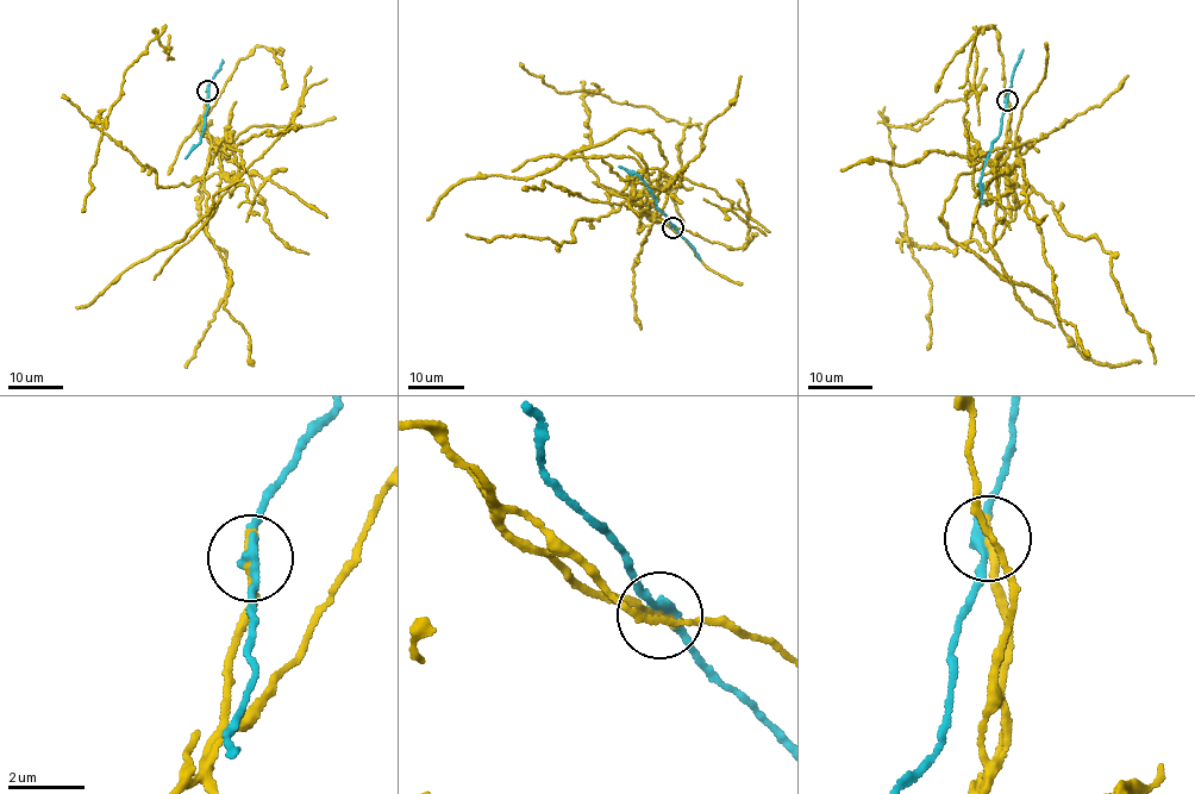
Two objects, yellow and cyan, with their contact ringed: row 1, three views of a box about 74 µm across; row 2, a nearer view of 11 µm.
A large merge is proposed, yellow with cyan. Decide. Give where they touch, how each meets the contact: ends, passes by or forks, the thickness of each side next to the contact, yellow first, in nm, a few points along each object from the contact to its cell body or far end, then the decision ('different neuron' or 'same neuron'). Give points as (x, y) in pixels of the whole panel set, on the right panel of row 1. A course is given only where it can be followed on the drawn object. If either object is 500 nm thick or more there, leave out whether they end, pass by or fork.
at (1007, 100); yellow ends there; cyan passes by; 320 nm thick on the yellow side, 240 nm on the other; yellow runs (1007, 100), (993, 163), (1015, 162), (1017, 202), (1000, 238), (908, 243), (889, 126), (964, 99), (987, 69); cyan runs (1007, 100), (1000, 136), (992, 144), (981, 177), (982, 204); different neuron

